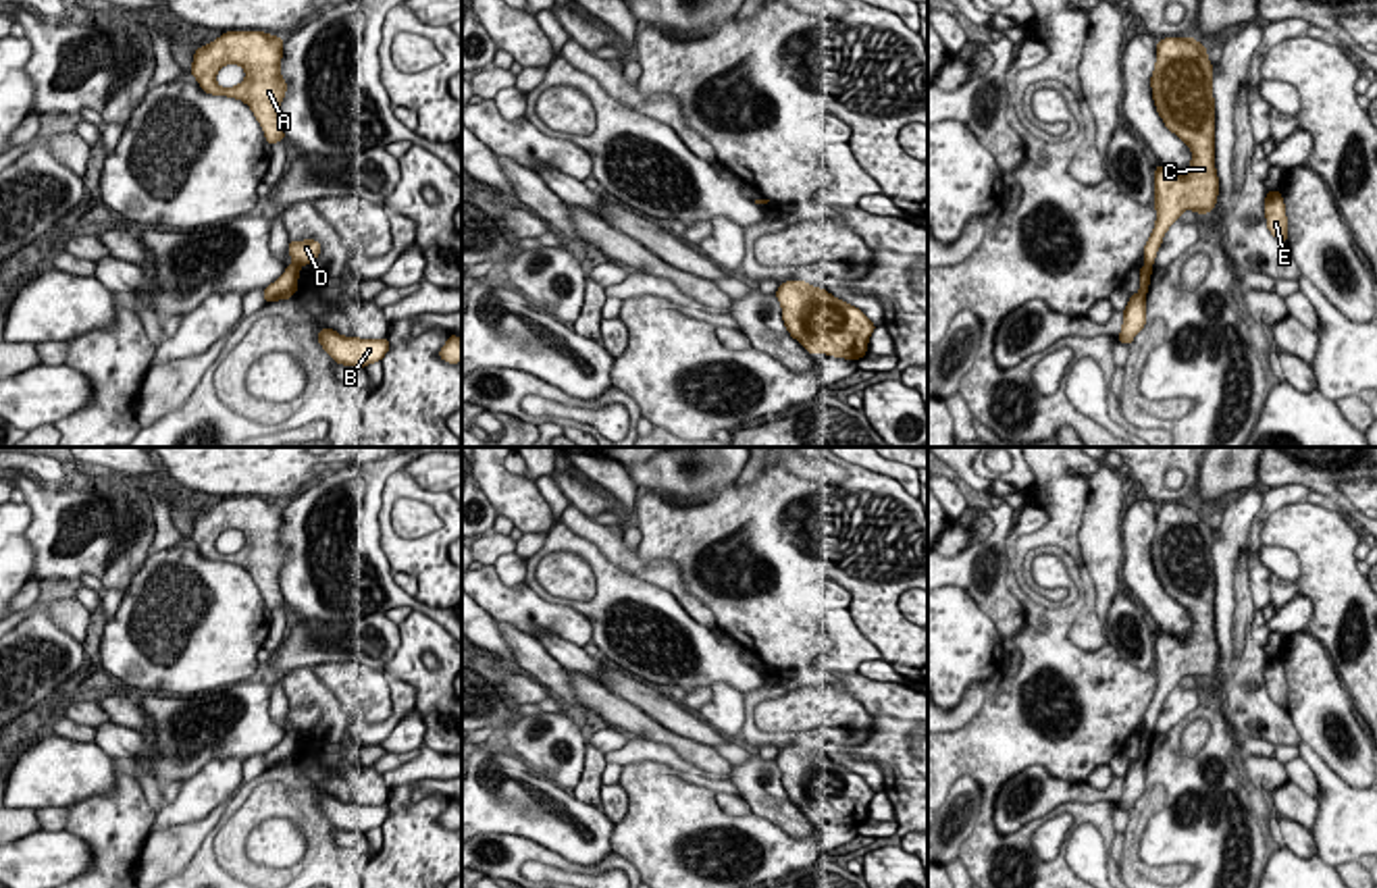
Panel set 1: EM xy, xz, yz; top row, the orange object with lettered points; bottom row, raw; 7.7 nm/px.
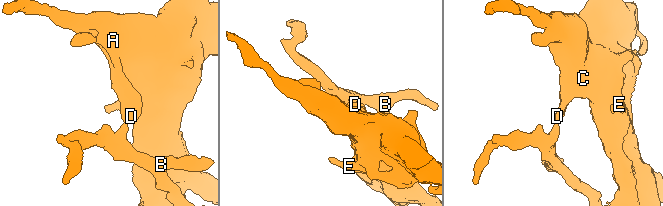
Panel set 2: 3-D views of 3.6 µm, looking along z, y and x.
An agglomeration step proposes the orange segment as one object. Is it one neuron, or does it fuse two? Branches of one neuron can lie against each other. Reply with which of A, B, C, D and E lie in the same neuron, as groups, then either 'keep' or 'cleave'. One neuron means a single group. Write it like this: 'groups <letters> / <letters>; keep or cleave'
groups A C D E / B; cleave

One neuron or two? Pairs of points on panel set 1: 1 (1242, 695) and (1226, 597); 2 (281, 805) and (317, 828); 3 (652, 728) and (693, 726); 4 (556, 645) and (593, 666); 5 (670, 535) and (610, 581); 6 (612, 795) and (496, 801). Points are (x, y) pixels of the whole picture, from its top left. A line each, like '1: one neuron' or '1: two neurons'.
1: two neurons
2: one neuron
3: two neurons
4: one neuron
5: two neurons
6: two neurons

